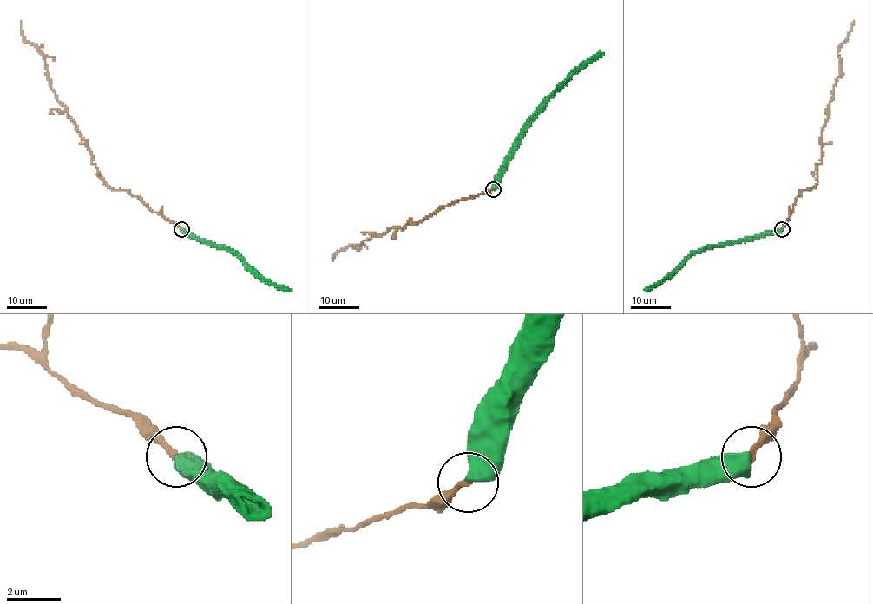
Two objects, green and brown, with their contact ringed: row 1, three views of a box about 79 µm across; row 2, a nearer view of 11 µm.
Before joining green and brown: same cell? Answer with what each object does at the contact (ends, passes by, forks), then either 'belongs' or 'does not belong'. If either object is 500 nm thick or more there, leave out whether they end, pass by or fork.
does not belong

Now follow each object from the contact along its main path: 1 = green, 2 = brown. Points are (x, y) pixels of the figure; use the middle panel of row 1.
1: (493, 188), (495, 176), (512, 144), (534, 114), (574, 73), (603, 52)
2: (493, 189), (440, 206), (403, 229), (390, 227), (358, 246), (350, 245), (333, 260)

